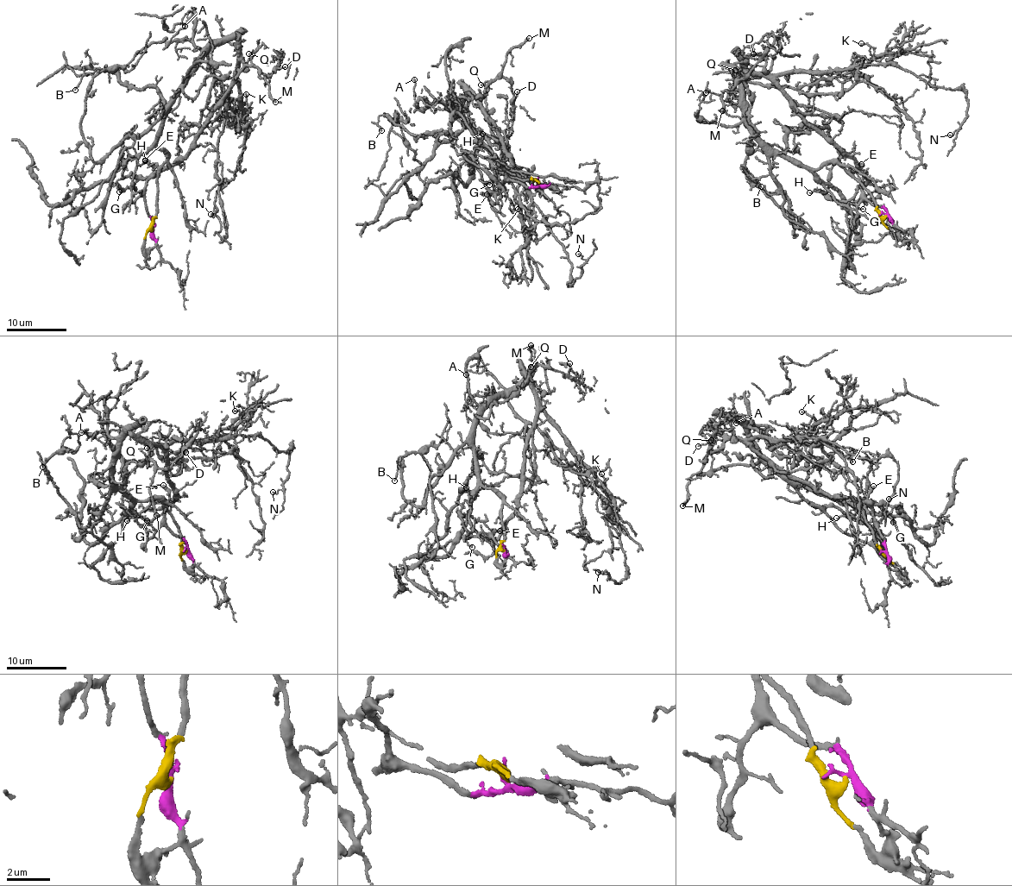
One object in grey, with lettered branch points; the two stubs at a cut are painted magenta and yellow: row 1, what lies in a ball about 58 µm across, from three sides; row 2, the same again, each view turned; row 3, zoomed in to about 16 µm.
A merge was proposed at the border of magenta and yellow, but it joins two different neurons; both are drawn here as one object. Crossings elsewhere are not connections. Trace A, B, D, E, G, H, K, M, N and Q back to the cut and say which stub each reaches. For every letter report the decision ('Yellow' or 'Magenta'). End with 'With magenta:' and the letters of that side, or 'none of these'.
A: Yellow
B: Yellow
D: Magenta
E: Magenta
G: Magenta
H: Magenta
K: Magenta
M: Magenta
N: Magenta
Q: Magenta
With magenta: D, E, G, H, K, M, N, Q

